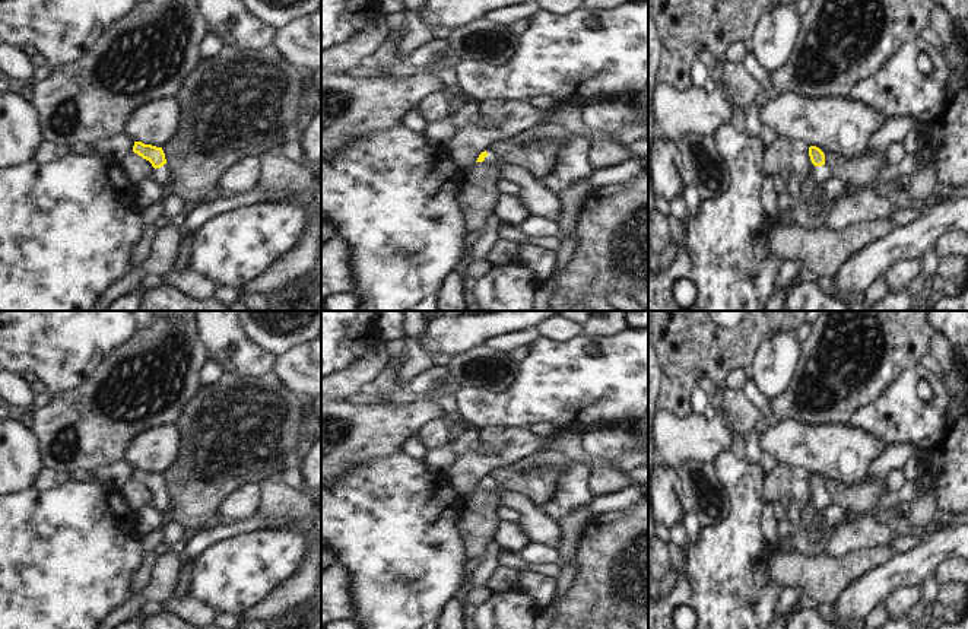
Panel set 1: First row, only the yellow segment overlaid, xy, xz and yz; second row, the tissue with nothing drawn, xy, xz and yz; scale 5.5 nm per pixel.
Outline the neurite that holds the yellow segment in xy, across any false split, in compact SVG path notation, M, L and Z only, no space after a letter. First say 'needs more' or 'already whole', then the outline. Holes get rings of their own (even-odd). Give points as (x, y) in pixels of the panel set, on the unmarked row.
needs more; M134 468L133 479L152 490L152 493L155 495L152 503L156 508L164 509L169 505L169 499L165 492L166 486L162 474Z

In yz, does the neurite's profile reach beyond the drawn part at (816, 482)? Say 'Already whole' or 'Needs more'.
Needs more

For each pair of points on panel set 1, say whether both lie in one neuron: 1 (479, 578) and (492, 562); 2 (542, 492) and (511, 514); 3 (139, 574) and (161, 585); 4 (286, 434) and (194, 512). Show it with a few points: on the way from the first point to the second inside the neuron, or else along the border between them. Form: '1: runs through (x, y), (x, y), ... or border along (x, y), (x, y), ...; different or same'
1: runs through (482, 574), (488, 566); same
2: border along (501, 504), (497, 511), (498, 518); different
3: border along (158, 553), (142, 590); different
4: runs through (262, 438), (212, 488); same

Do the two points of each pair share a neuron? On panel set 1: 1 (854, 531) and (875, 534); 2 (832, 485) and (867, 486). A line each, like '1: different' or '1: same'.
1: same
2: same

